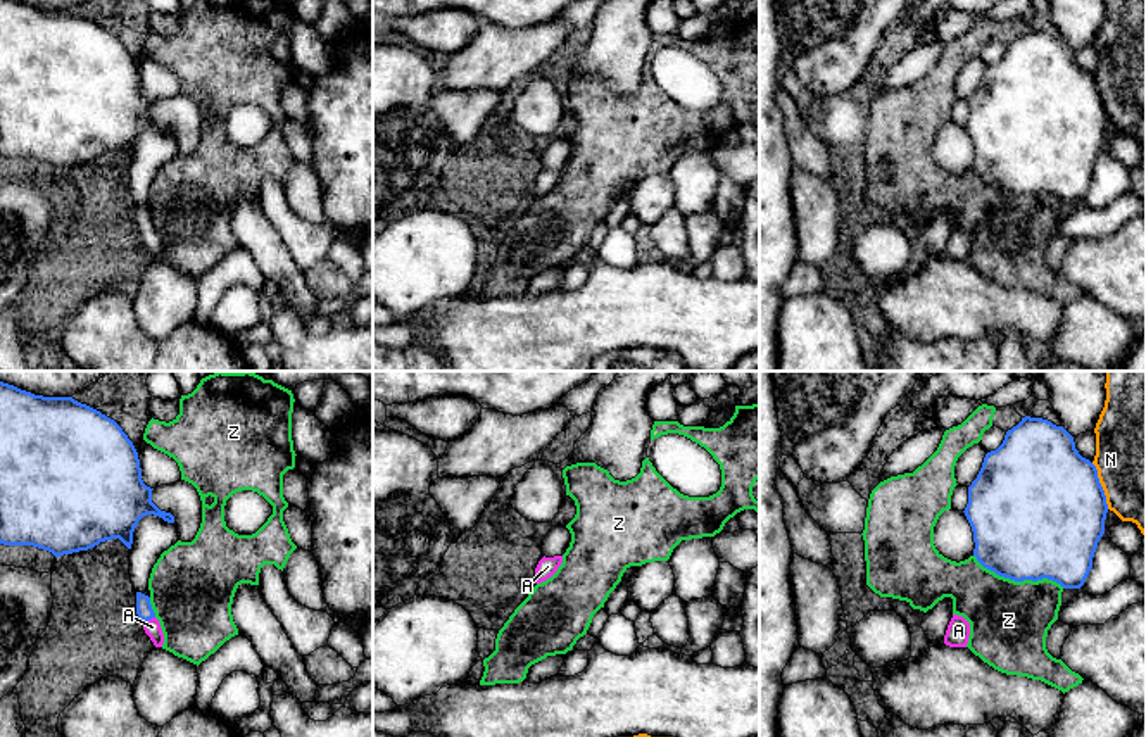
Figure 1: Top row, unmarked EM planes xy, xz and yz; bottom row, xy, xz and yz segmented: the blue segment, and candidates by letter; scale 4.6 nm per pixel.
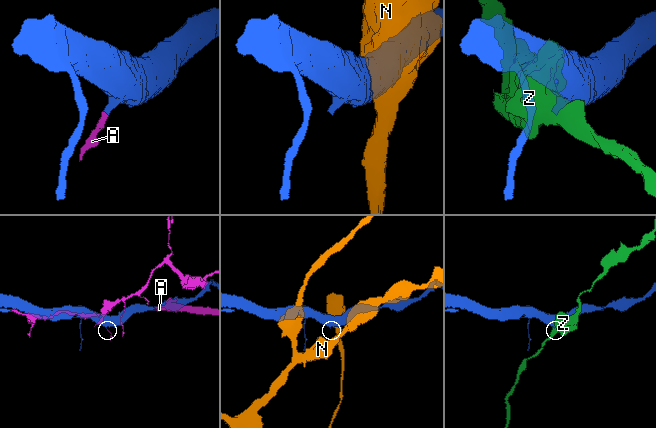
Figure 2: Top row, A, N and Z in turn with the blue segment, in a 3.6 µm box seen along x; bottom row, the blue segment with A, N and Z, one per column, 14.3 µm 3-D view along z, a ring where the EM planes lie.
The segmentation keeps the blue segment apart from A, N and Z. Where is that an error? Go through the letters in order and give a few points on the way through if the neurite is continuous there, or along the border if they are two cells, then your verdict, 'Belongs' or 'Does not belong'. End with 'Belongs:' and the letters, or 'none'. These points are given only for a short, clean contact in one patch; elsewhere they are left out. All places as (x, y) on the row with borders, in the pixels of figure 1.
A: Belongs
N: Does not belong
Z: Does not belong
Belongs: A

